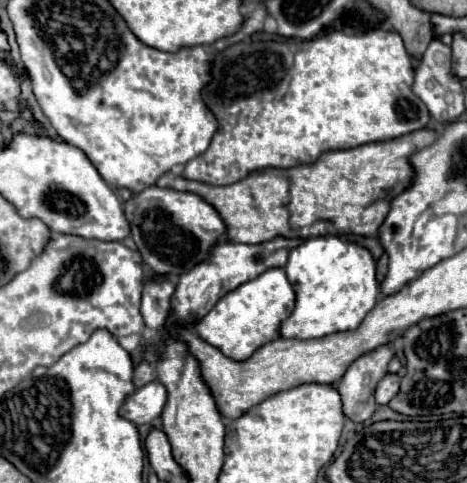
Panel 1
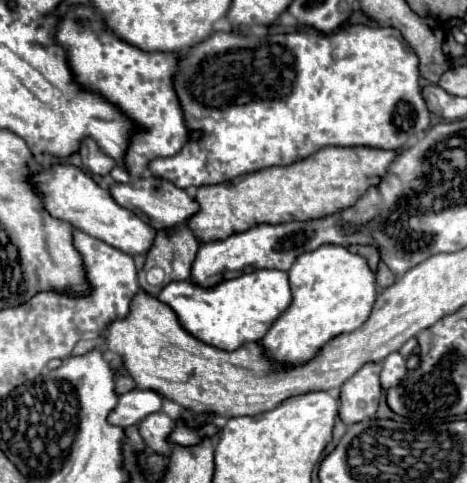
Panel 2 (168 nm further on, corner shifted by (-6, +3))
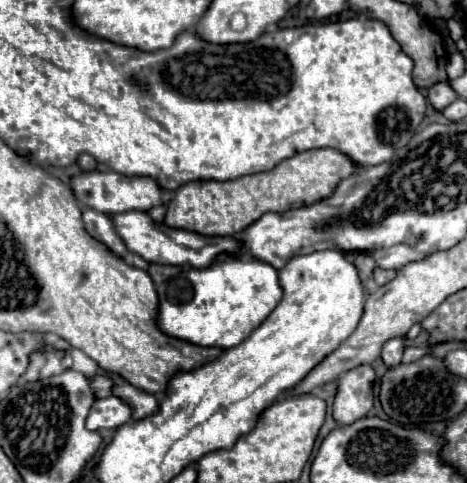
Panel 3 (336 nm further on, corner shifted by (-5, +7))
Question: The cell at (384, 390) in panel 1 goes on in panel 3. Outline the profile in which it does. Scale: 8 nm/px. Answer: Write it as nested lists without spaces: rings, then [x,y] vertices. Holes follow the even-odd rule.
[[[390,338],[384,346],[382,346],[382,360],[388,368],[398,366],[402,360],[402,352],[404,352],[404,338]]]

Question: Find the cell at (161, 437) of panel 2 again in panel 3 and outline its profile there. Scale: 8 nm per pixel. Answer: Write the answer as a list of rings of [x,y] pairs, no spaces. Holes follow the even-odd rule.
[[[128,382],[126,384],[116,384],[112,388],[112,394],[118,396],[124,404],[130,406],[132,420],[142,420],[142,418],[146,418],[146,416],[150,416],[158,410],[158,400],[152,394],[148,394],[140,388],[134,388]]]

